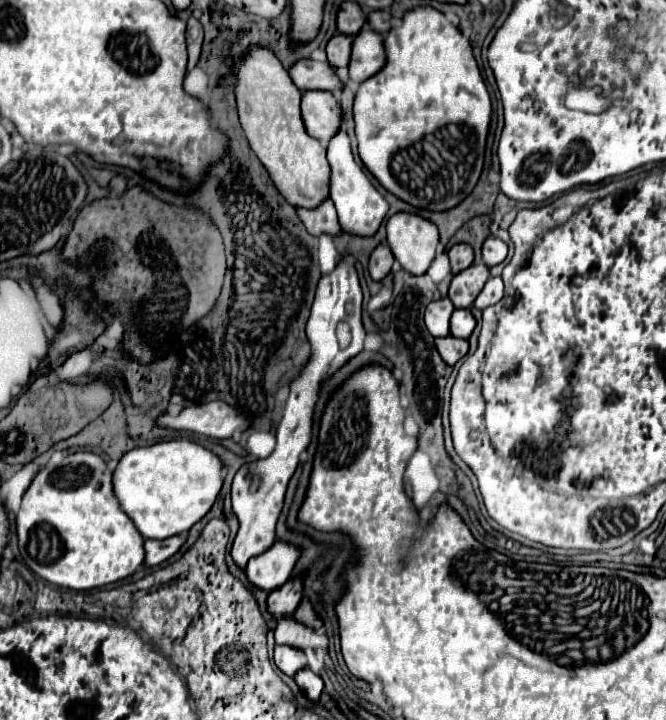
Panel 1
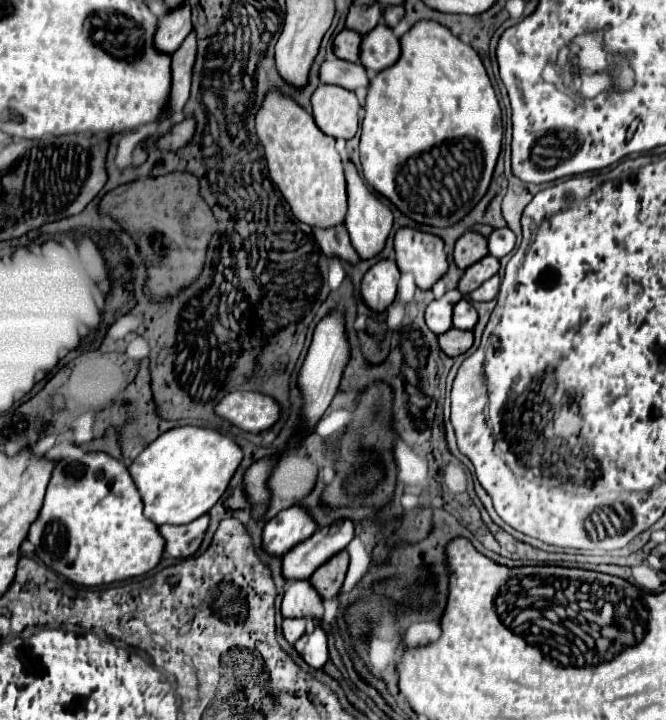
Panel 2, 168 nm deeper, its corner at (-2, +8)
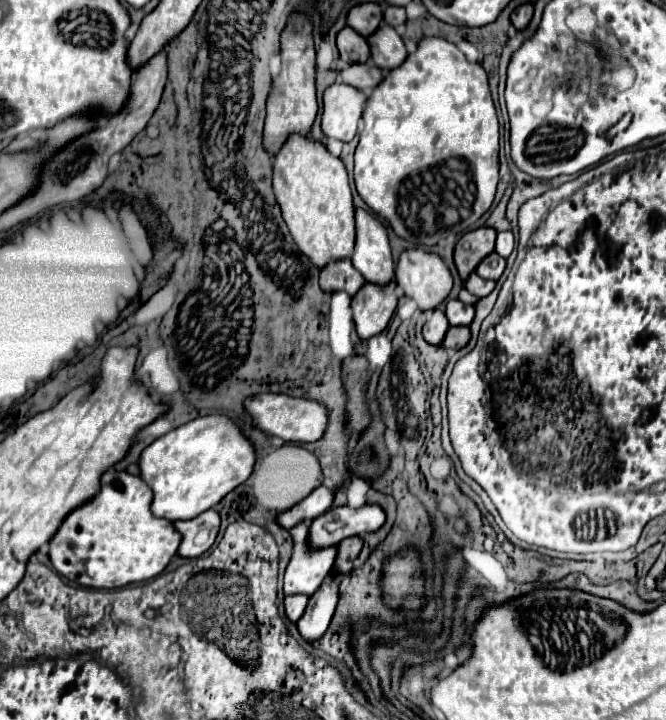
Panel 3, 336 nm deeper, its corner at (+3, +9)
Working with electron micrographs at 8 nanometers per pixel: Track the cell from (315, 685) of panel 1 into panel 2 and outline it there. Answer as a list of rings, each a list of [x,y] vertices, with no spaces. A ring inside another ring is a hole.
[[[315,627],[315,631],[311,635],[303,635],[303,639],[299,639],[299,643],[295,643],[295,649],[311,669],[321,669],[329,659],[327,637],[321,627]]]

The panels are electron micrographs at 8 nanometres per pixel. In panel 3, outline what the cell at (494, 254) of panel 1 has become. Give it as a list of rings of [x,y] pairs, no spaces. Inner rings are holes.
[[[500,232],[498,238],[496,238],[496,252],[502,258],[508,258],[512,250],[514,250],[514,236],[512,236],[512,232]]]

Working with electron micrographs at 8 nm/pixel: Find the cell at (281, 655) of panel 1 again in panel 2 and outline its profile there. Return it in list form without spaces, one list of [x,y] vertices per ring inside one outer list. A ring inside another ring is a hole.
[[[283,619],[283,637],[287,643],[297,643],[305,635],[305,619]]]

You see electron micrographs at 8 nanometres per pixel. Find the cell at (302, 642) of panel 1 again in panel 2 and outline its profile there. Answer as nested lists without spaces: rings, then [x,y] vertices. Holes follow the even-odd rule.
[[[287,583],[281,613],[285,619],[295,617],[315,617],[323,619],[323,601],[311,591],[311,583]]]

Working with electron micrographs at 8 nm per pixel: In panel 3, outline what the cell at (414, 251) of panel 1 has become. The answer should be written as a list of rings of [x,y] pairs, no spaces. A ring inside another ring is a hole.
[[[412,248],[402,252],[396,266],[396,284],[420,310],[436,310],[452,290],[452,274],[438,254]]]

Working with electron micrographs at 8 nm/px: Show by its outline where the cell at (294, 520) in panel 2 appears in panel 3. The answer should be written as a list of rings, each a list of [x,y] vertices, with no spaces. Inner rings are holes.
[[[322,484],[316,490],[312,490],[302,502],[298,502],[296,506],[292,506],[292,510],[282,512],[282,516],[278,516],[278,522],[286,530],[290,530],[300,520],[314,520],[316,516],[320,516],[322,512],[326,512],[326,508],[330,508],[332,502],[334,502],[334,490]]]

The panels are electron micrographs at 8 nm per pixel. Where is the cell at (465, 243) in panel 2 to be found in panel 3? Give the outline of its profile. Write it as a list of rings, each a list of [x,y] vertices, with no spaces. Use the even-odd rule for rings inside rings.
[[[482,226],[478,230],[472,230],[468,234],[464,234],[458,244],[456,244],[456,252],[454,252],[454,260],[456,260],[456,268],[460,272],[460,278],[466,280],[470,276],[470,272],[476,270],[476,266],[490,254],[494,252],[494,242],[496,242],[496,230],[490,226]]]

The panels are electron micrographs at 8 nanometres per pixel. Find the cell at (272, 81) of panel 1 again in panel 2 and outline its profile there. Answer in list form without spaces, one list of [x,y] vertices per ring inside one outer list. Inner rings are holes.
[[[271,89],[271,91],[267,91],[261,107],[255,113],[255,131],[257,131],[259,143],[265,149],[265,159],[267,159],[271,181],[279,187],[279,191],[287,199],[293,215],[297,219],[303,219],[303,223],[307,223],[307,225],[333,227],[335,223],[341,223],[343,215],[347,211],[343,163],[335,149],[335,139],[327,137],[323,131],[319,131],[311,113],[307,113],[295,99],[291,99],[283,91]]]

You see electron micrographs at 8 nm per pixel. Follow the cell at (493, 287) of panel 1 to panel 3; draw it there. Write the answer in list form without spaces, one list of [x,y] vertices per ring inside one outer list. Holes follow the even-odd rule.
[[[472,272],[472,274],[468,276],[468,280],[466,280],[466,290],[468,290],[470,294],[474,294],[474,296],[480,296],[480,298],[488,296],[488,294],[494,290],[494,286],[496,286],[494,280],[484,280],[484,278],[480,278],[476,272]]]

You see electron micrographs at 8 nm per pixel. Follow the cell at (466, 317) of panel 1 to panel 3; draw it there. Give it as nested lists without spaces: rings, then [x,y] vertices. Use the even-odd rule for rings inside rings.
[[[448,300],[446,316],[450,326],[470,326],[470,322],[474,320],[474,306],[460,300]]]

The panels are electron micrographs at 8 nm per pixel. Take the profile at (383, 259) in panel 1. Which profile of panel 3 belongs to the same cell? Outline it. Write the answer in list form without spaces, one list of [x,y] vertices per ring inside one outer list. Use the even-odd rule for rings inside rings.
[[[394,282],[390,286],[374,286],[366,284],[354,298],[352,298],[352,314],[356,332],[362,340],[368,340],[386,330],[394,310],[396,310],[396,294]]]

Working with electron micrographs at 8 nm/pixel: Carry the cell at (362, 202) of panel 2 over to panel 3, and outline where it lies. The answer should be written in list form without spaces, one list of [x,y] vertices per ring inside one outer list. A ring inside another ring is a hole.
[[[356,210],[356,248],[354,268],[370,282],[386,286],[394,280],[394,260],[384,224],[366,210]]]

